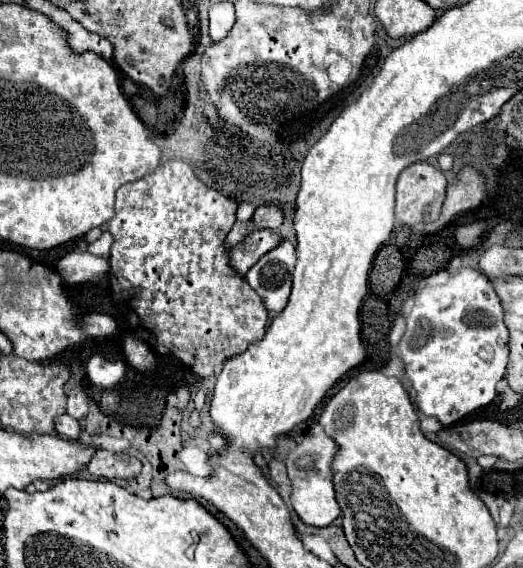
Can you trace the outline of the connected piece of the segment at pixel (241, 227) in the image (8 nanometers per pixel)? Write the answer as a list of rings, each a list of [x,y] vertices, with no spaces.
[[[247,221],[247,223],[235,223],[233,225],[233,229],[229,231],[229,235],[227,235],[227,239],[225,239],[225,247],[229,249],[229,247],[235,247],[247,233],[251,233],[255,229],[255,225],[251,223],[251,221]]]

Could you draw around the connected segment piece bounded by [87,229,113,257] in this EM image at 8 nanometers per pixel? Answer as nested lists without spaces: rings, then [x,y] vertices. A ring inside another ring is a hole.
[[[105,229],[105,231],[103,231],[103,235],[101,235],[95,243],[91,243],[87,251],[89,251],[89,253],[93,253],[93,255],[97,255],[97,257],[109,257],[111,243],[113,243],[113,237],[111,237],[111,233]]]

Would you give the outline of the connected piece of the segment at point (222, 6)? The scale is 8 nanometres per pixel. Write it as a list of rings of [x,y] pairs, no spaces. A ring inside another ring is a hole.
[[[231,1],[213,3],[209,9],[209,19],[211,19],[211,25],[209,25],[211,39],[213,41],[223,39],[235,25],[235,5]]]

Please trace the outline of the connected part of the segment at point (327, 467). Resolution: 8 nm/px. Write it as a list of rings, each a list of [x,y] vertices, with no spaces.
[[[319,433],[319,435],[305,437],[285,459],[289,477],[293,483],[291,503],[293,503],[293,509],[297,511],[297,515],[307,525],[325,527],[341,515],[341,509],[335,499],[335,489],[333,489],[333,471],[331,471],[333,455],[337,455],[337,443],[333,443],[333,439],[329,439],[329,435]]]

